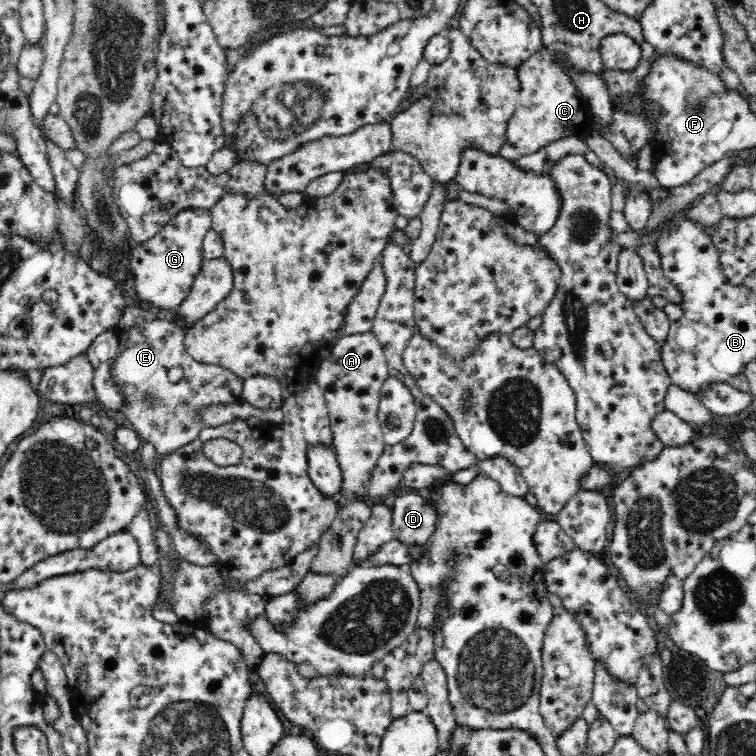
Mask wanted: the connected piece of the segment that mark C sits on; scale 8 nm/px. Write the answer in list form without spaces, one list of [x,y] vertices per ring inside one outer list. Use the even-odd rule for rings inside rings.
[[[542,48],[516,68],[519,80],[517,107],[506,128],[506,144],[500,156],[512,161],[535,153],[557,140],[586,138],[596,129],[587,101],[571,83],[563,68],[552,60],[552,52]]]

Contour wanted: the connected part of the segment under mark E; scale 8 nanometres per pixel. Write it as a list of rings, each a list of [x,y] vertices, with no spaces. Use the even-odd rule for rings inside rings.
[[[124,304],[118,322],[112,325],[119,351],[112,359],[109,374],[123,396],[122,414],[132,424],[138,436],[155,446],[158,453],[169,453],[181,446],[191,443],[206,429],[206,421],[202,421],[202,412],[210,406],[228,406],[228,404],[244,403],[244,380],[224,365],[206,364],[196,361],[186,352],[185,331],[174,321],[162,320],[156,311],[136,308],[136,304]]]

